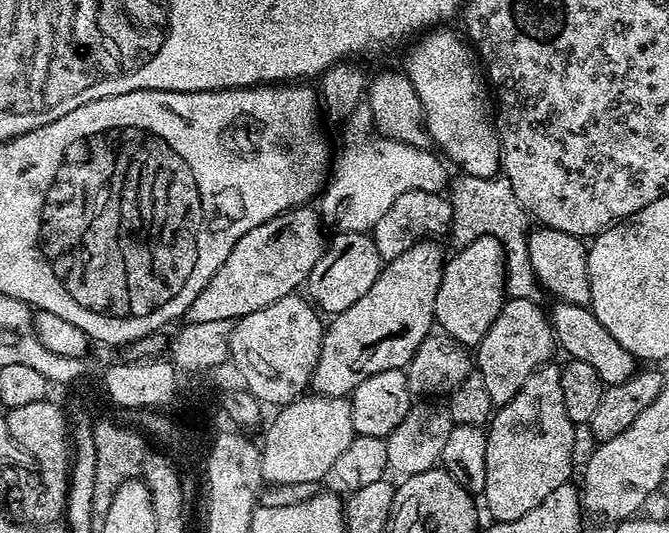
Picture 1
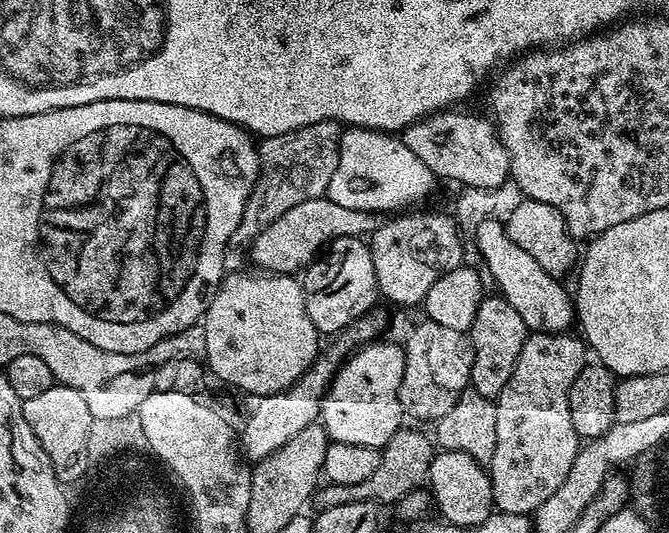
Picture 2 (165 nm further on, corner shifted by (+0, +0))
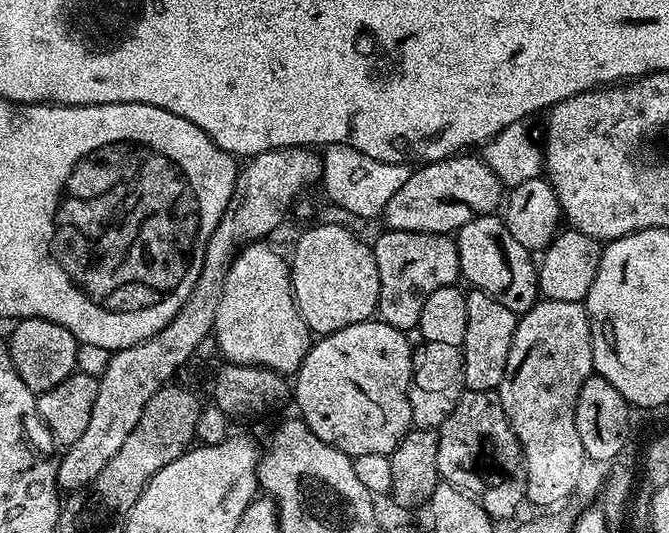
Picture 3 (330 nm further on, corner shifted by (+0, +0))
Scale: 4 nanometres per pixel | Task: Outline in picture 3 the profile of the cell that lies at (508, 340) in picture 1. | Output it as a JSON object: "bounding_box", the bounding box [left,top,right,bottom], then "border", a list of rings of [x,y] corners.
{"bounding_box":[462,290,517,392],"border":[[[475,290],[467,293],[466,338],[462,345],[464,388],[467,391],[496,392],[499,389],[517,319],[517,313],[506,310],[498,298],[490,298],[490,294]]]}

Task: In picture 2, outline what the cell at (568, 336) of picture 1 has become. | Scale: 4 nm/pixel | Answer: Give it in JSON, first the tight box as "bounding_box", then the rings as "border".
{"bounding_box":[474,220,576,333],"border":[[[483,220],[474,233],[476,248],[496,283],[495,291],[503,296],[510,306],[526,322],[529,333],[562,332],[567,333],[576,320],[576,306],[573,297],[563,288],[561,281],[555,276],[546,274],[538,262],[526,250],[522,250],[506,234],[503,220]]]}

